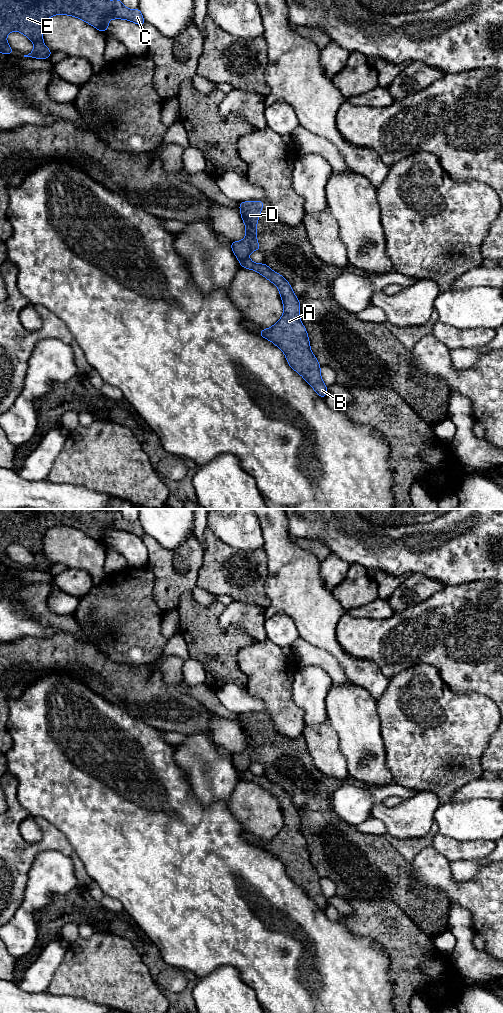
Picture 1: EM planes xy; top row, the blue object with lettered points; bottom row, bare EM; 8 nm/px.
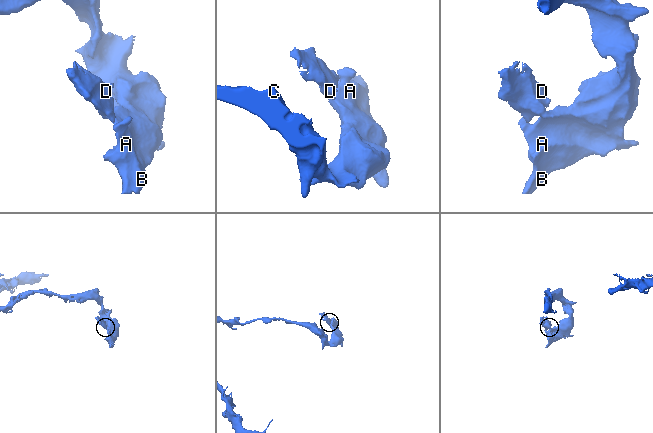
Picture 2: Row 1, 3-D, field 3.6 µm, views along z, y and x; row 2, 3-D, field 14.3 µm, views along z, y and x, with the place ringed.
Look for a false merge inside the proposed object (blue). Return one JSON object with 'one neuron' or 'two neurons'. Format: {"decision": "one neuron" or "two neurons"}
{"decision": "two neurons"}

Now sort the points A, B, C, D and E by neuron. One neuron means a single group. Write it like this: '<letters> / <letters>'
A B C E / D

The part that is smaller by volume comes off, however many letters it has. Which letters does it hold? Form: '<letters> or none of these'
D

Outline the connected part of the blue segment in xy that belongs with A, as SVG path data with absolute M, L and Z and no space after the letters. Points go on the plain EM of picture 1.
M249 770L240 774L240 778L251 781L270 794L274 795L280 804L284 825L279 833L268 841L263 841L258 846L272 853L286 868L289 878L325 911L328 900L324 896L316 869L310 861L307 843L300 832L300 814L294 806L288 793L270 781L265 775L257 776Z

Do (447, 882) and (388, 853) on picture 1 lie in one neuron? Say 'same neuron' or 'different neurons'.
different neurons

